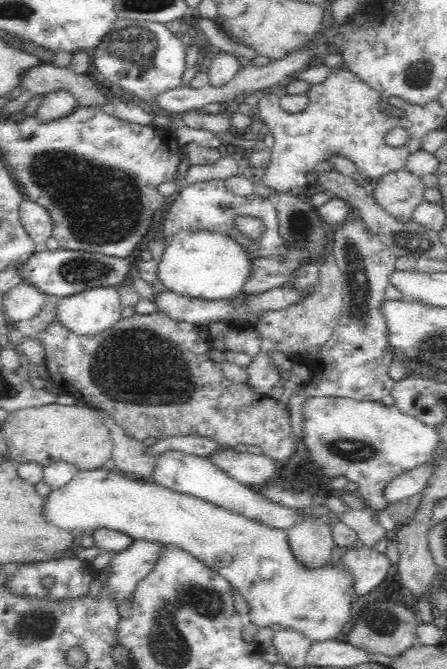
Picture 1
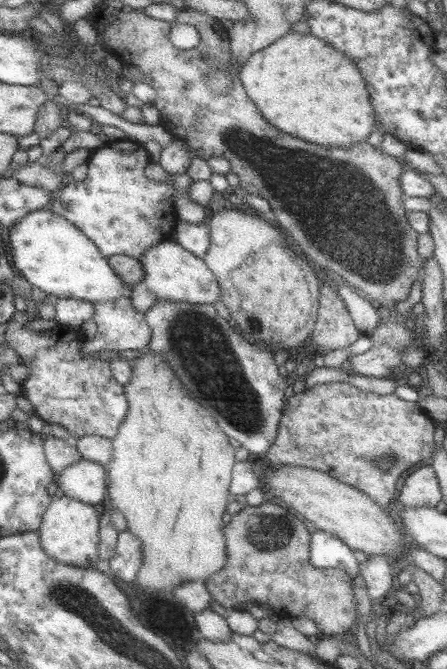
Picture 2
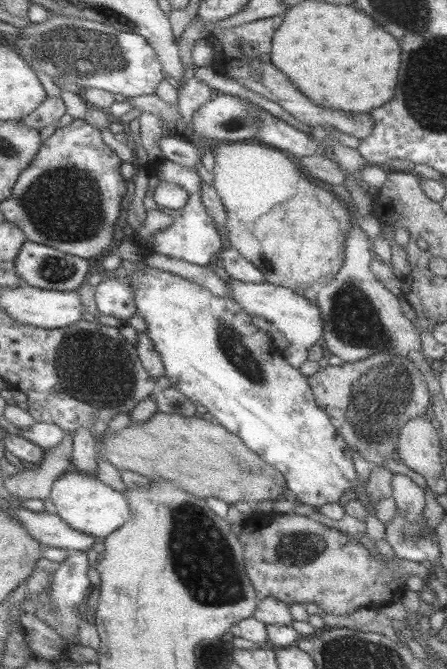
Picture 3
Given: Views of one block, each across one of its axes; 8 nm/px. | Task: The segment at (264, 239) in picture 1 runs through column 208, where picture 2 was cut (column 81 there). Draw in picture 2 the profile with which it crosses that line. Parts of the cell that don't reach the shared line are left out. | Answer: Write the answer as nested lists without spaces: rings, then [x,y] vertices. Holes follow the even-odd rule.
[[[128,139],[107,143],[96,149],[88,177],[80,182],[69,180],[67,186],[56,192],[50,209],[81,227],[94,242],[97,242],[108,258],[121,254],[128,254],[134,258],[144,257],[147,250],[172,236],[180,220],[176,209],[176,189],[170,183],[154,181],[146,176],[146,168],[156,160],[156,150],[145,143]]]

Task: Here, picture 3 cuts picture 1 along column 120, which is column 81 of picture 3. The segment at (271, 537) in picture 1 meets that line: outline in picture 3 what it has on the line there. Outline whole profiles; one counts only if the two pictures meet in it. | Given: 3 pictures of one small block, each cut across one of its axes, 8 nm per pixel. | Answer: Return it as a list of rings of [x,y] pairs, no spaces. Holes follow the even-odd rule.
[[[74,470],[56,482],[50,498],[56,507],[56,513],[62,516],[72,528],[104,539],[121,530],[134,516],[134,511],[125,493],[94,477],[92,474]]]

